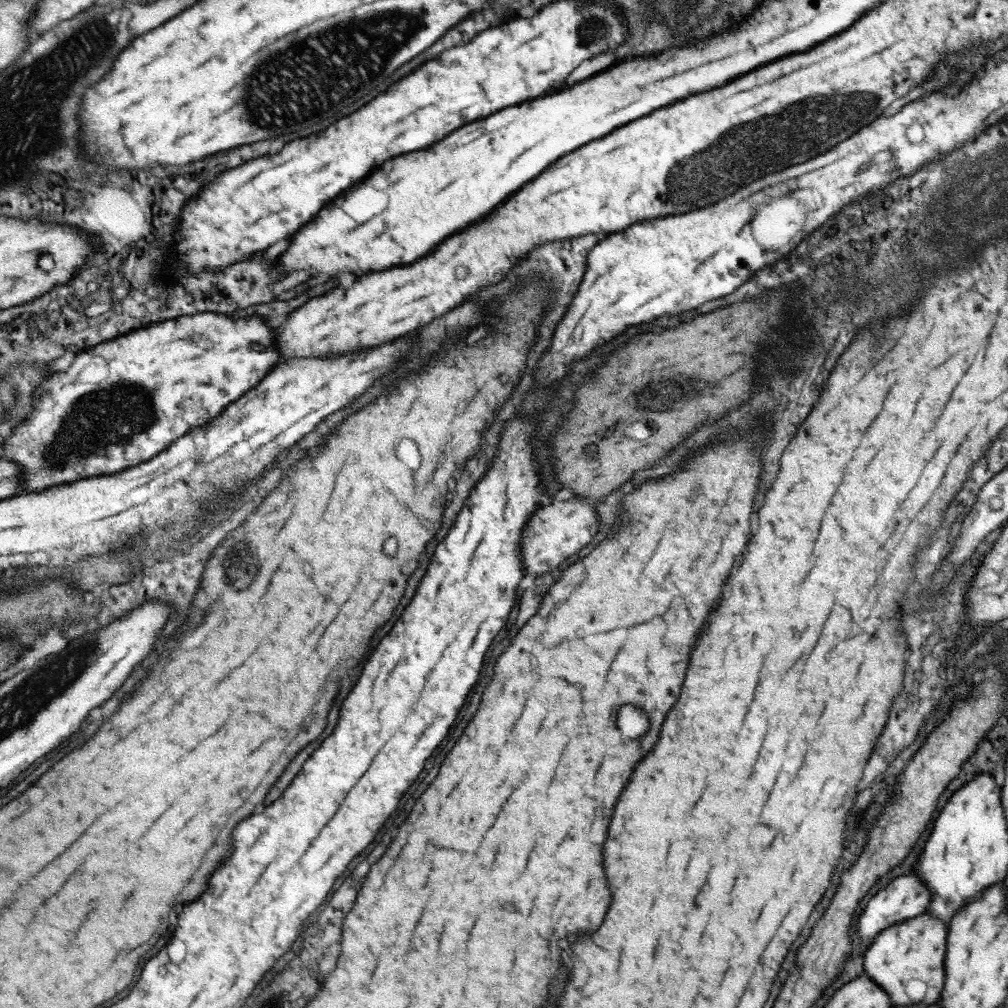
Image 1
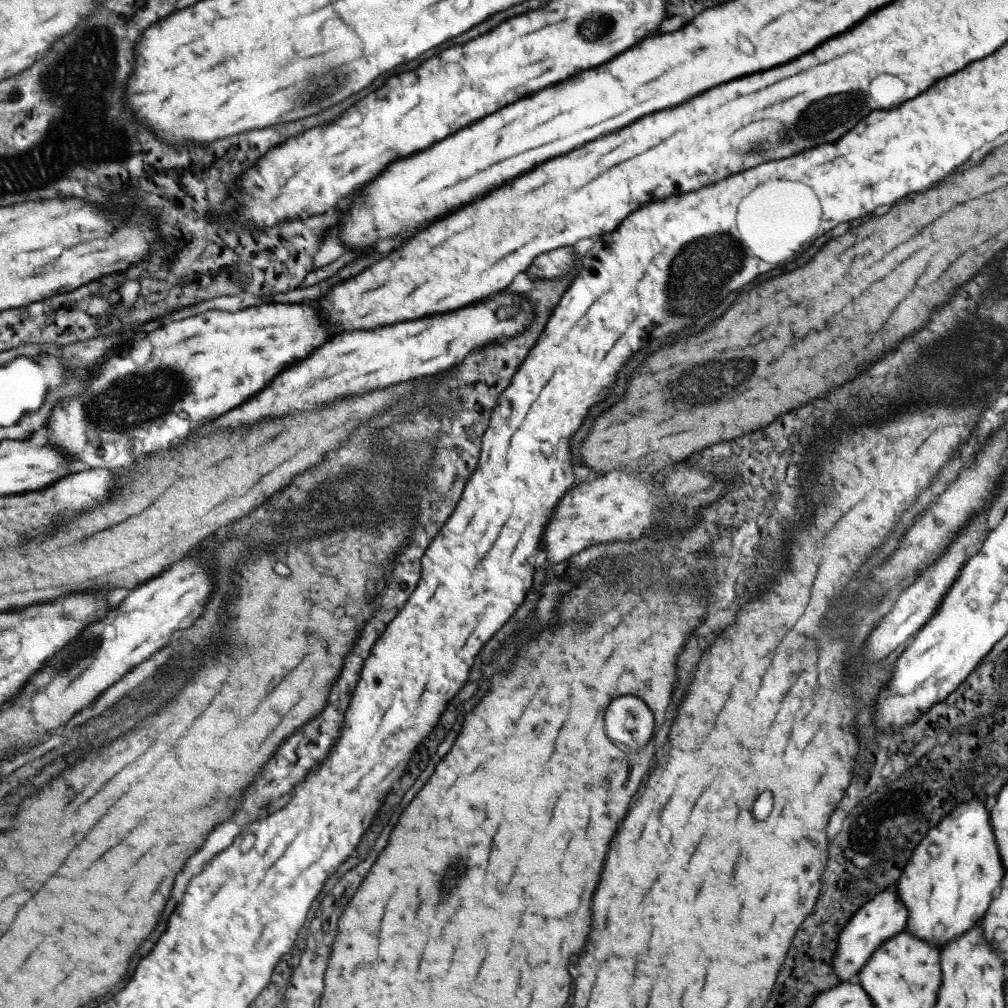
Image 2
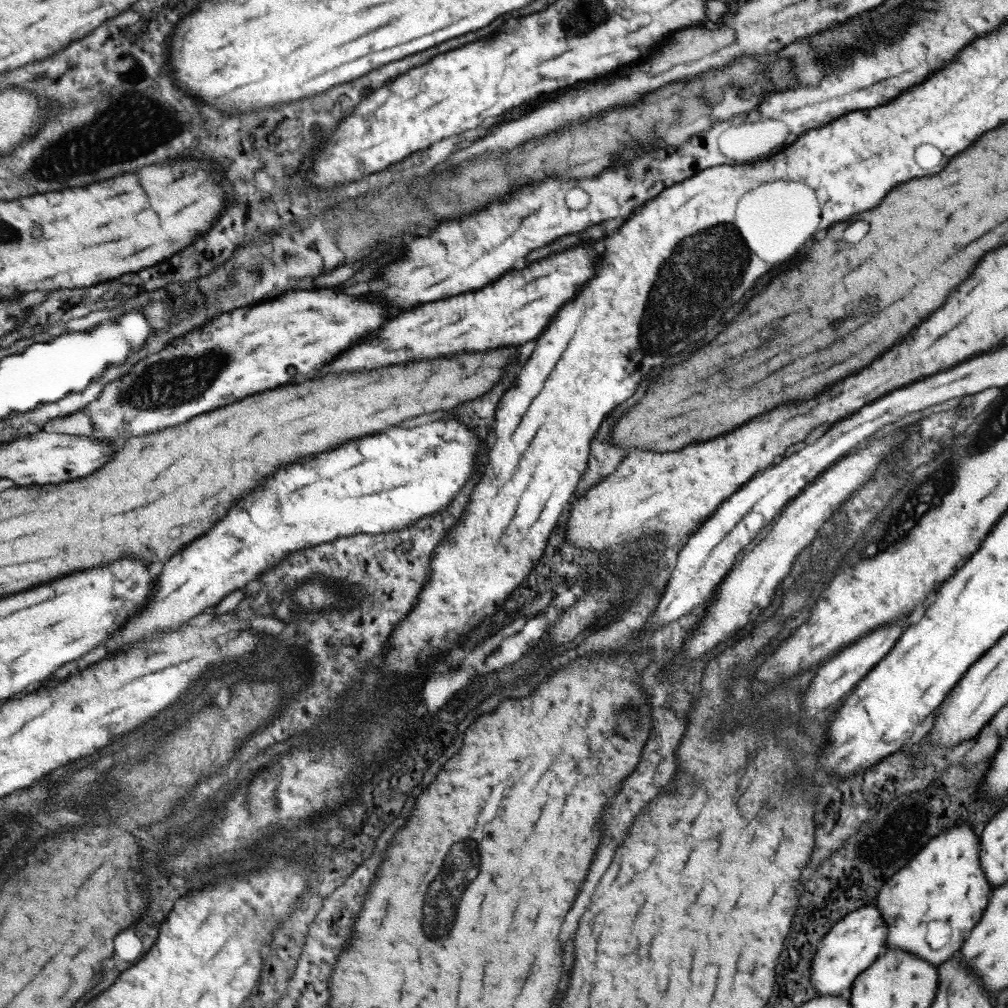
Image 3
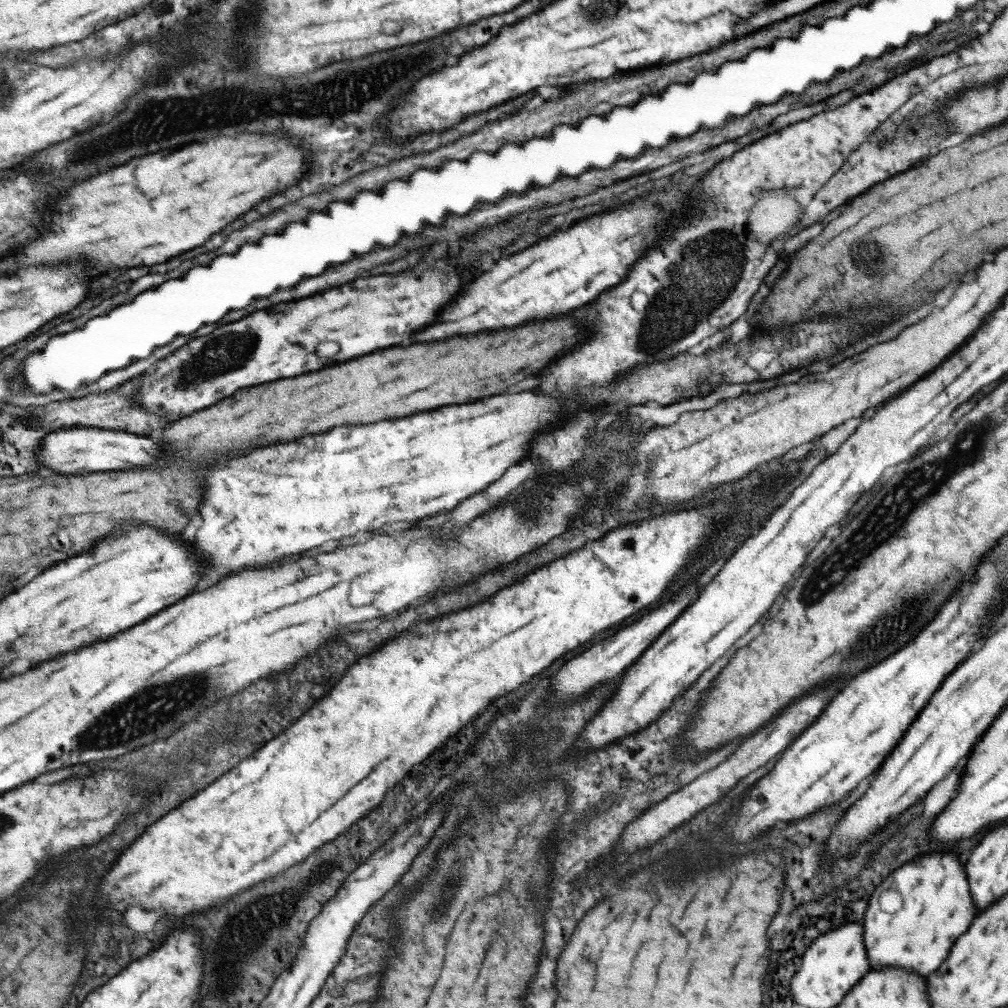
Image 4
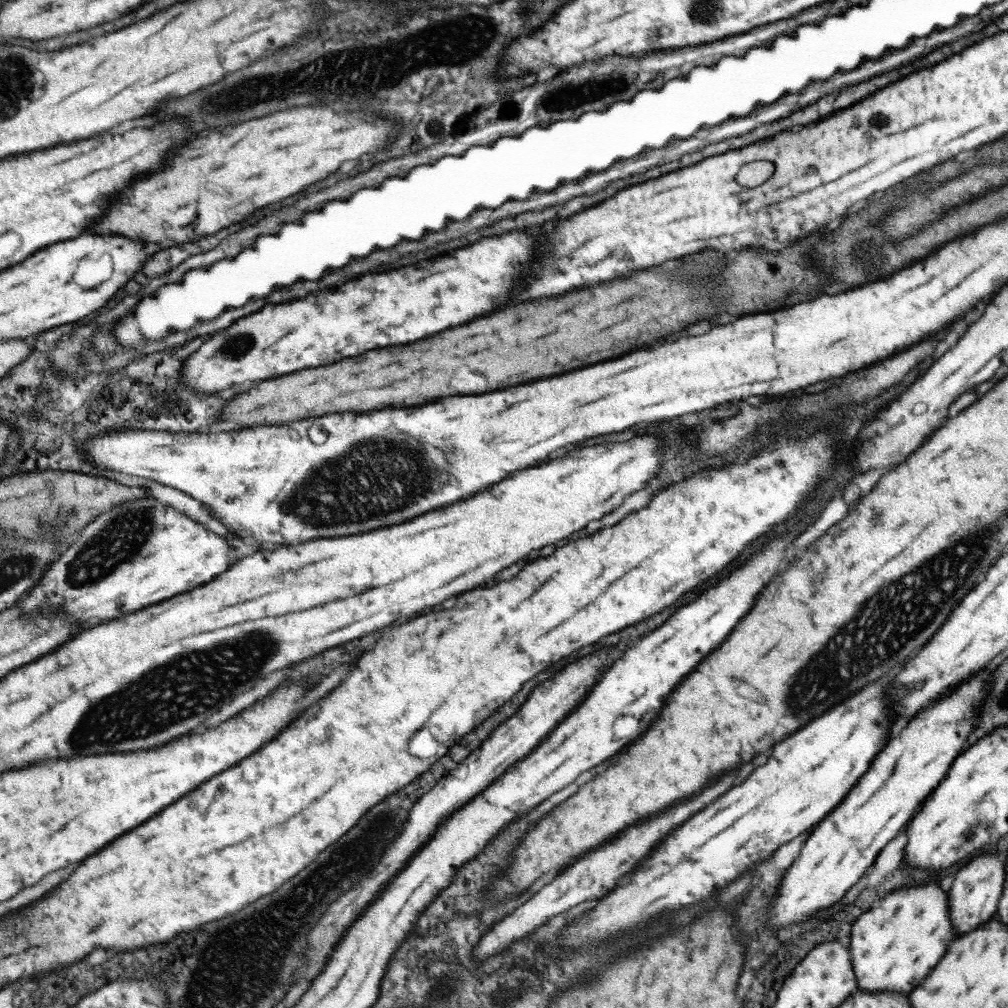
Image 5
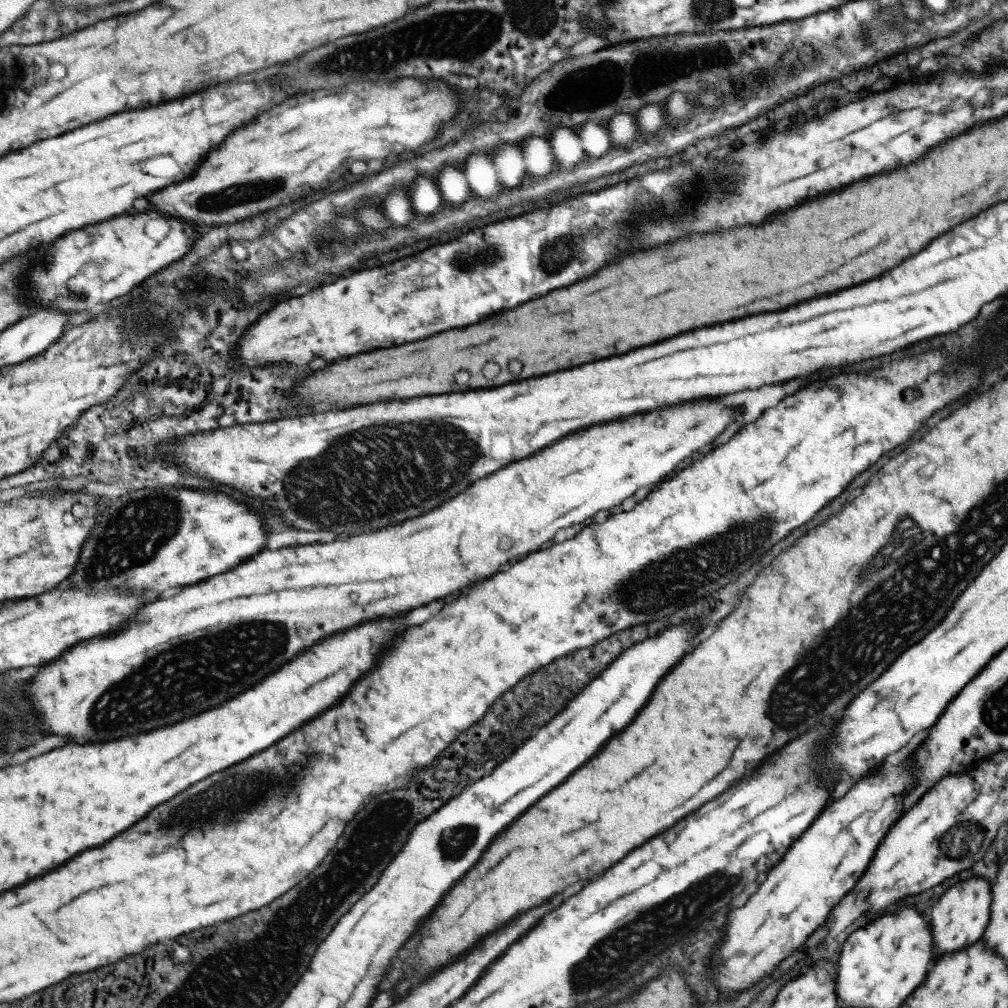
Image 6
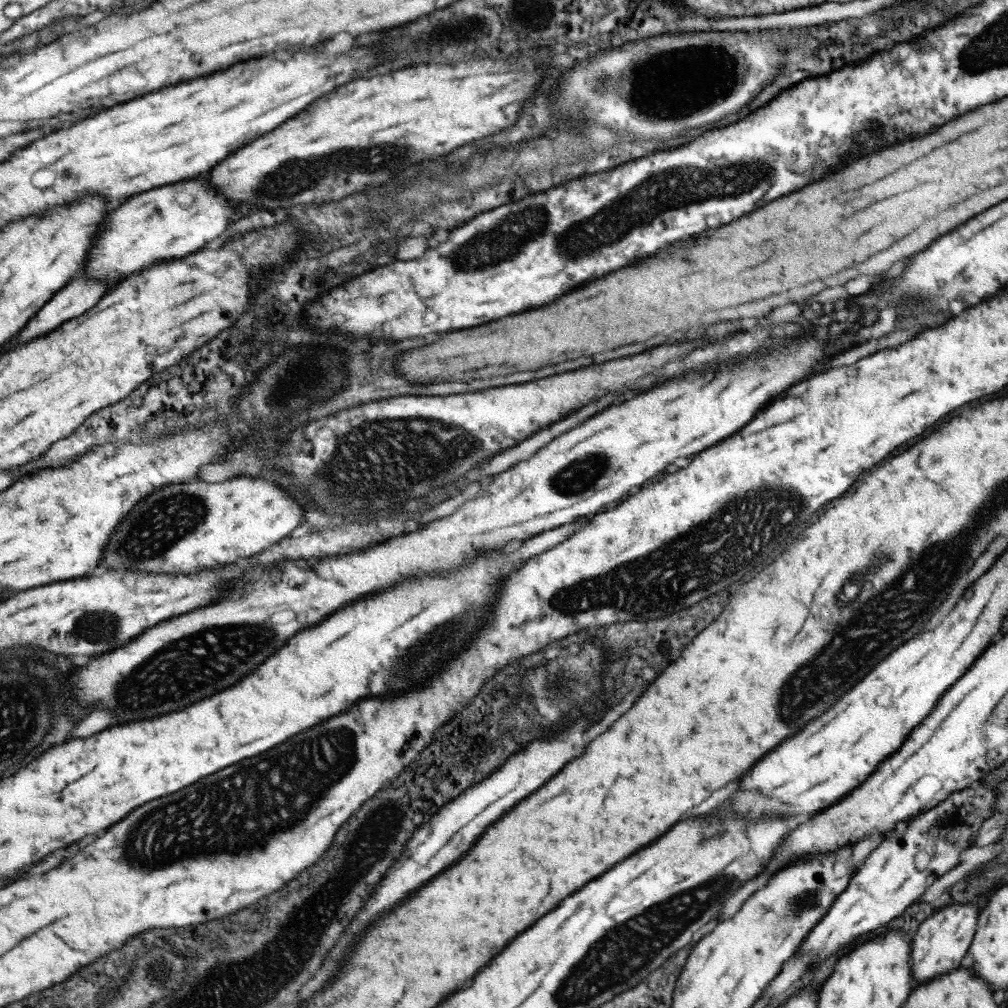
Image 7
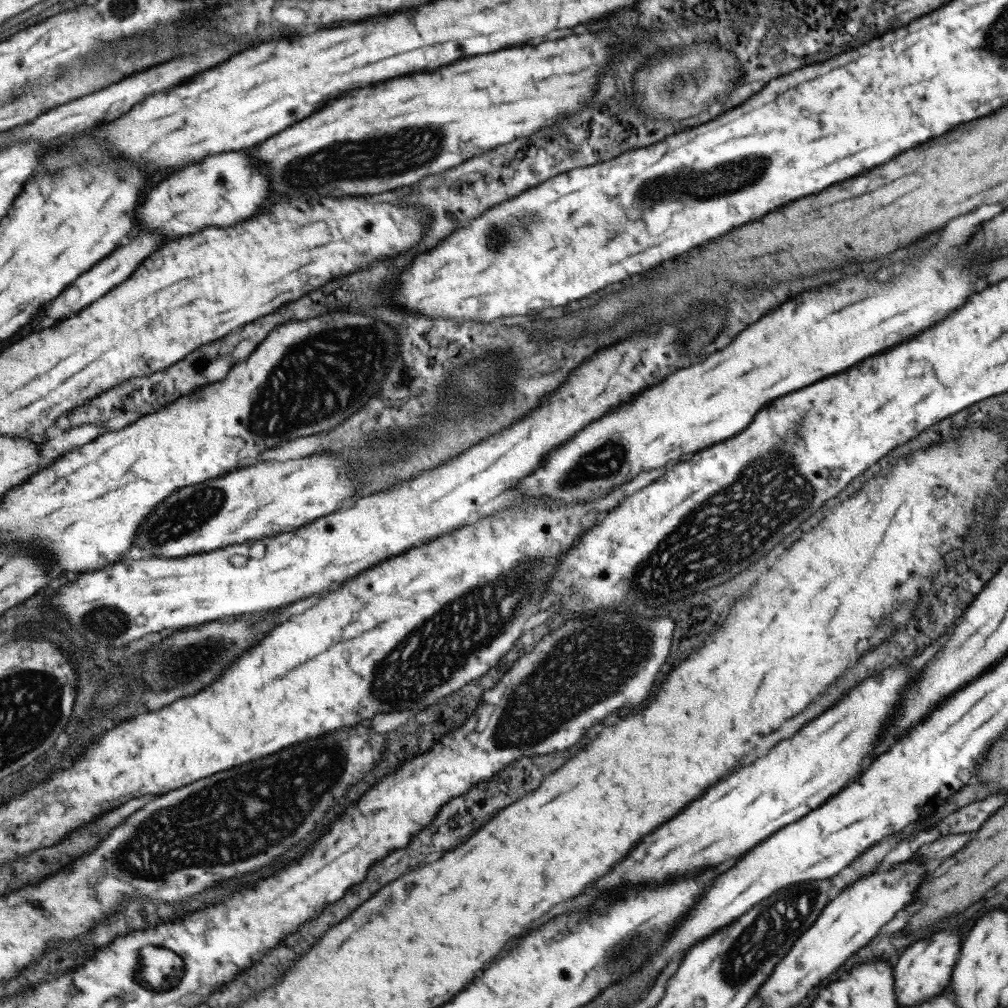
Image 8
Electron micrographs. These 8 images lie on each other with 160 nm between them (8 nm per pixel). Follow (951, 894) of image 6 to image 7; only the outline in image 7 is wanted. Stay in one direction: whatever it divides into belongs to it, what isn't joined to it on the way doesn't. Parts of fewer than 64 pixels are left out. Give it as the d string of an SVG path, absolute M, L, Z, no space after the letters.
M961 902L933 911L929 918L925 918L919 924L911 940L911 960L909 960L911 974L917 984L923 984L939 974L952 971L959 967L959 964L965 966L965 956L976 929L977 917L978 908L975 905L971 902Z

